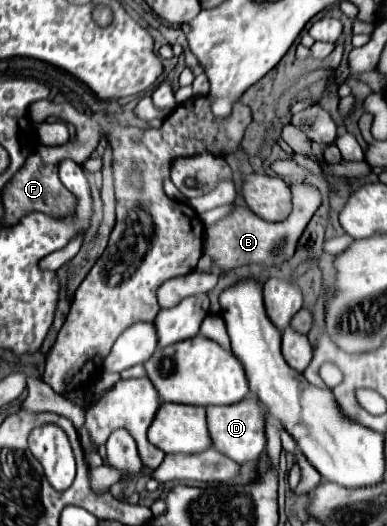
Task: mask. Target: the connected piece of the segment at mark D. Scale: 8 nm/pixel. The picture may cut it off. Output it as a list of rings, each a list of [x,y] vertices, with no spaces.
[[[252,397],[242,399],[234,405],[226,405],[226,407],[216,407],[216,405],[206,407],[206,421],[208,421],[208,433],[212,439],[212,447],[216,447],[216,451],[228,455],[236,463],[256,461],[260,453],[264,453],[266,449],[264,417],[266,417],[266,411]]]

